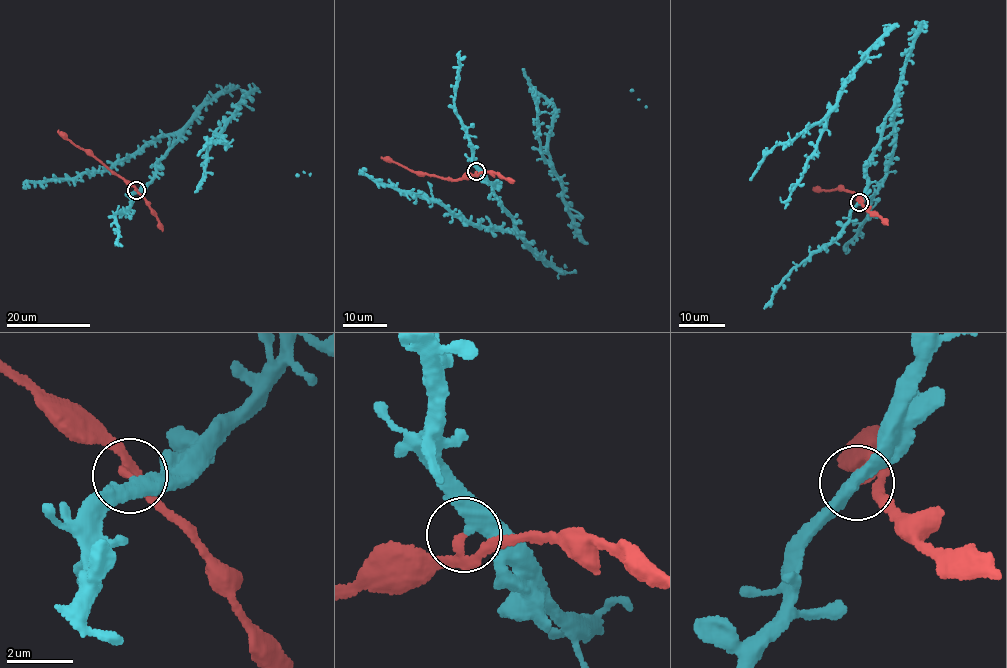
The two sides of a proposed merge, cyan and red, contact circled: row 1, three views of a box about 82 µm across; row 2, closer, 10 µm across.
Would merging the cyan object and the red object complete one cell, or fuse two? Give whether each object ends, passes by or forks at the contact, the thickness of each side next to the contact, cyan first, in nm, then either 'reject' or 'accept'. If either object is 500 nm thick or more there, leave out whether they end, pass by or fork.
cyan passes by | red passes by | 360/190 nm | reject

